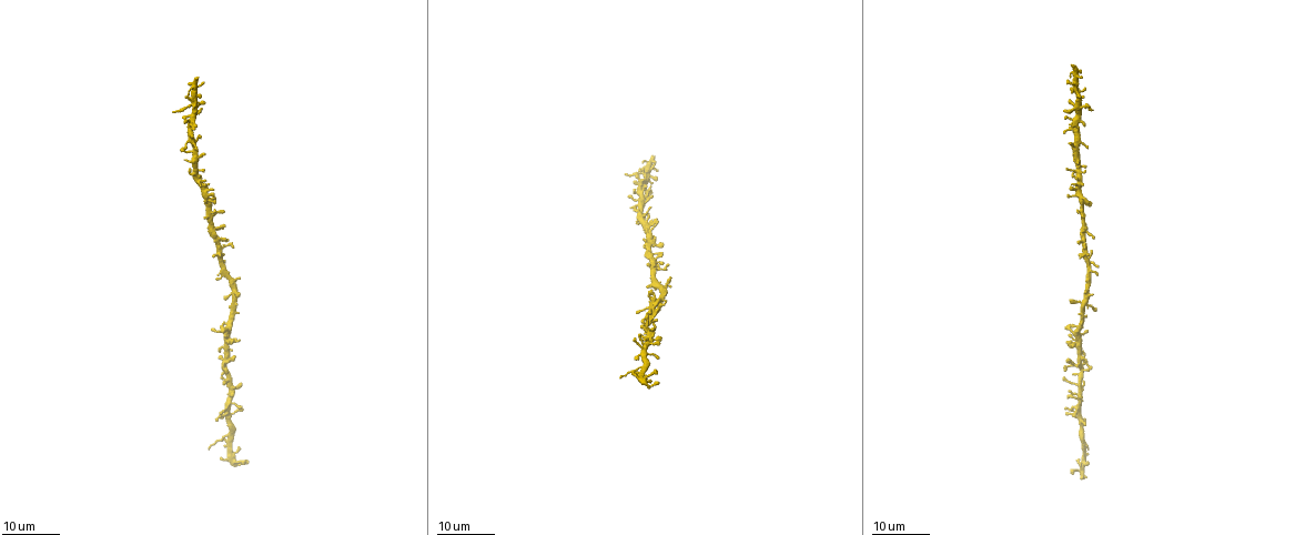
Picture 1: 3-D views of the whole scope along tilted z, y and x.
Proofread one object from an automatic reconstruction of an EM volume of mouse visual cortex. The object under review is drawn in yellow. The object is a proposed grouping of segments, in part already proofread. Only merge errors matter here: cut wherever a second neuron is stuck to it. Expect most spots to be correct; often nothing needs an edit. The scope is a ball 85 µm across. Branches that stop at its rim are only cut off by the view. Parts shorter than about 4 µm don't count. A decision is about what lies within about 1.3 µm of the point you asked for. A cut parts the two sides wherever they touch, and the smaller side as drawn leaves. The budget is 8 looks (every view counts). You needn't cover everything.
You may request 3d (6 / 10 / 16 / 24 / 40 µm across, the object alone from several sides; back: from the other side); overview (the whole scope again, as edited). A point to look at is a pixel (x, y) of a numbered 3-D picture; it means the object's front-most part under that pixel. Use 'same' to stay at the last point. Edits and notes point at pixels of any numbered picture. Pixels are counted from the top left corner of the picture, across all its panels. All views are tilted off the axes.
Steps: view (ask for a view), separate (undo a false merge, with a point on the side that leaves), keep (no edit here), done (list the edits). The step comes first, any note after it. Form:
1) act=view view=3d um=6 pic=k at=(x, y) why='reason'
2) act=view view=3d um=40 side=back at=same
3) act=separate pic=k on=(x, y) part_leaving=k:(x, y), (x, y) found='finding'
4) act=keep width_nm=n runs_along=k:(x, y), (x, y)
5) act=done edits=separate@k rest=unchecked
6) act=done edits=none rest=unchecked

act=view view=3d um=16 pic=1 at=(223, 271)

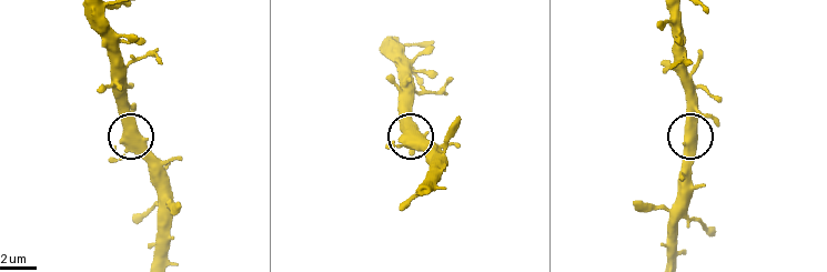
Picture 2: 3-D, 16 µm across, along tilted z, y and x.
act=view view=3d um=10 pic=2 at=(133, 133)

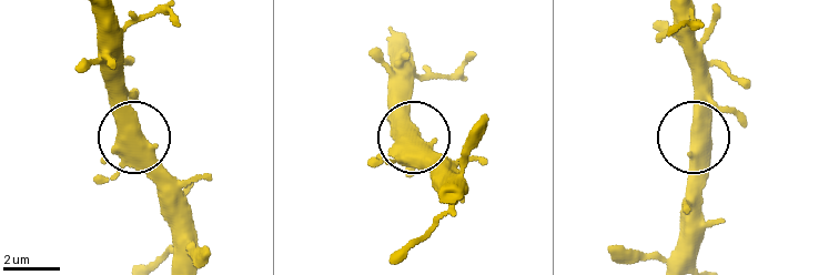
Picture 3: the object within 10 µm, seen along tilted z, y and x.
act=keep side_arm_um=43 runs_along=3:(119, 139), (131, 139), (138, 159), (185, 202) found='continuous, no second neuron'

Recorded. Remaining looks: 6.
act=view view=3d um=16 pic=1 at=(1079, 89) why='four or more arms meet'

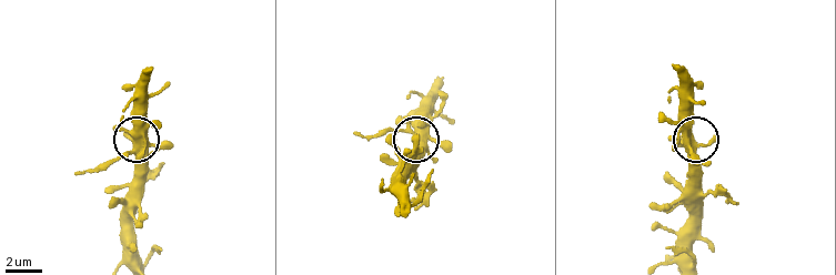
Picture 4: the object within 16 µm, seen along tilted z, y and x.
act=view view=3d um=6 pic=4 at=(134, 148)

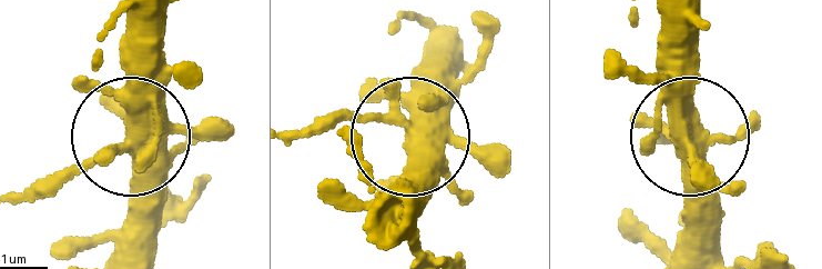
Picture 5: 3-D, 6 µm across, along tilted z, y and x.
act=keep found='all the same neuron'

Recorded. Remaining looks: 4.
act=view view=3d um=24 pic=1 at=(1084, 305) why='small branch off a trunk'

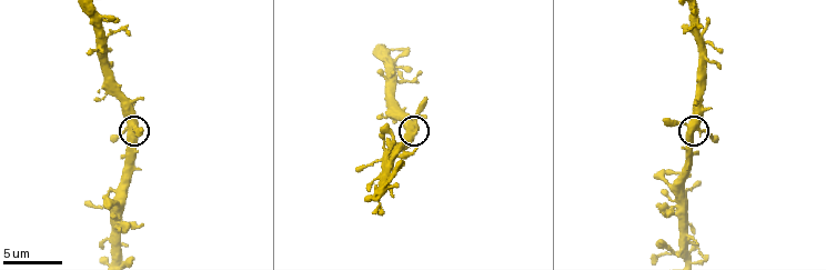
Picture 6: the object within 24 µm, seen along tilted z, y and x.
act=view view=3d um=6 pic=6 at=(696, 127) why='closer look'

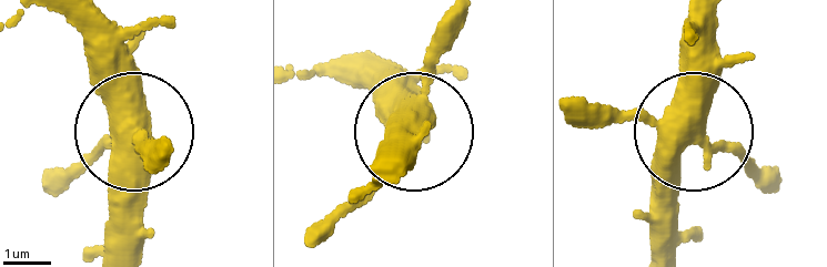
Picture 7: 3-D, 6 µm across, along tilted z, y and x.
act=keep width_nm=450 found='one neuron here'

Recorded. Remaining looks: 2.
act=done edits=none rest=unchecked

